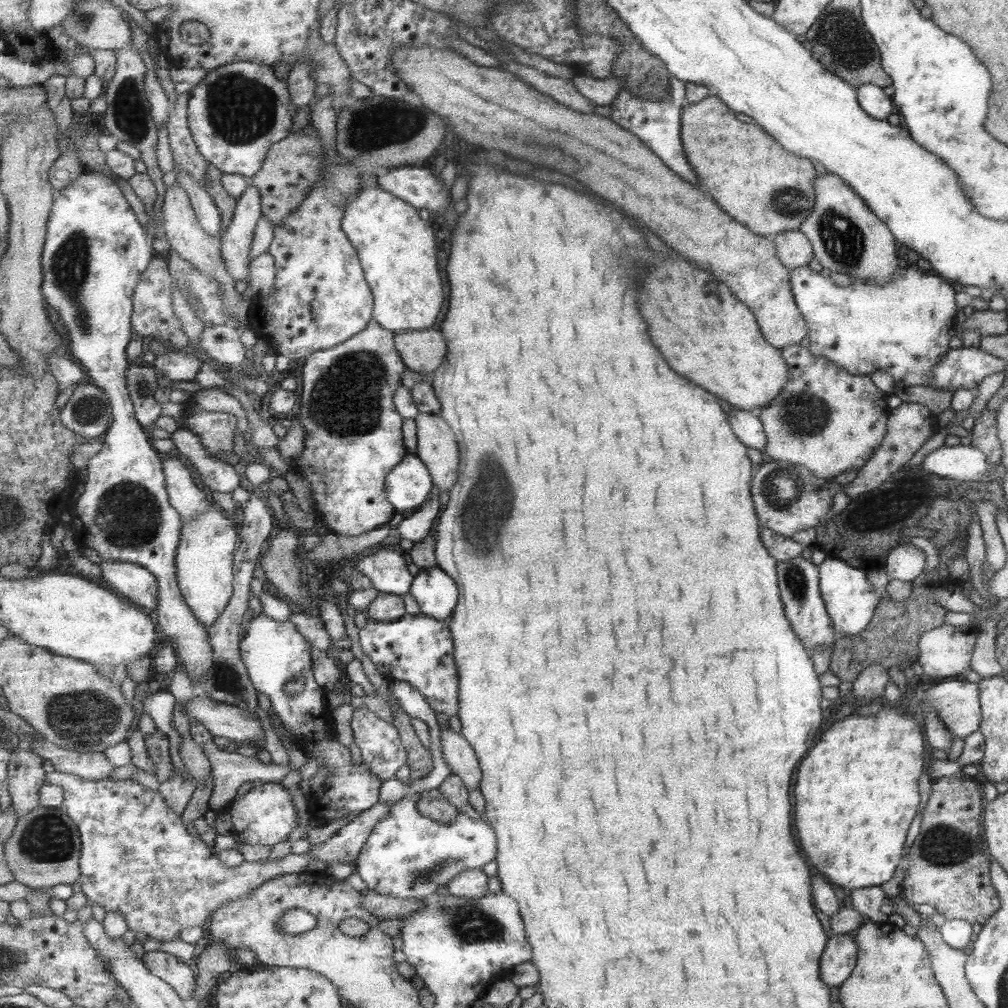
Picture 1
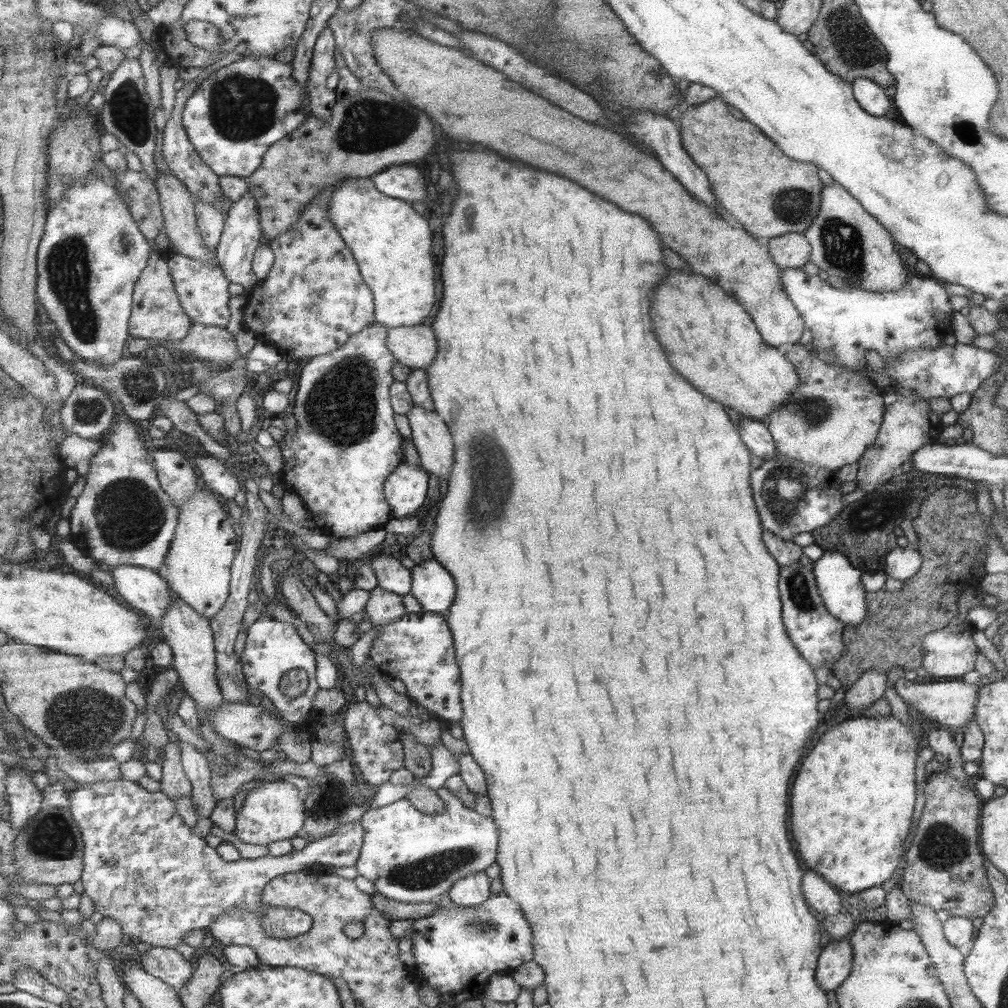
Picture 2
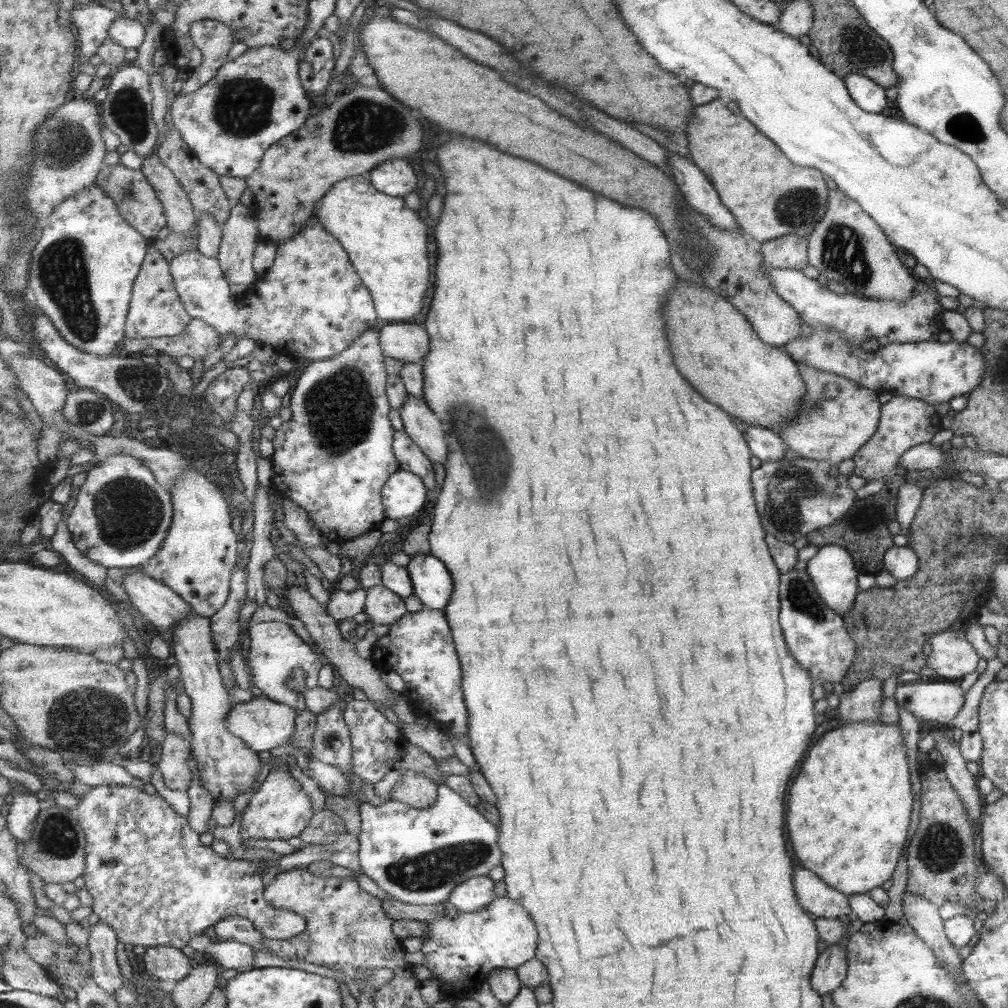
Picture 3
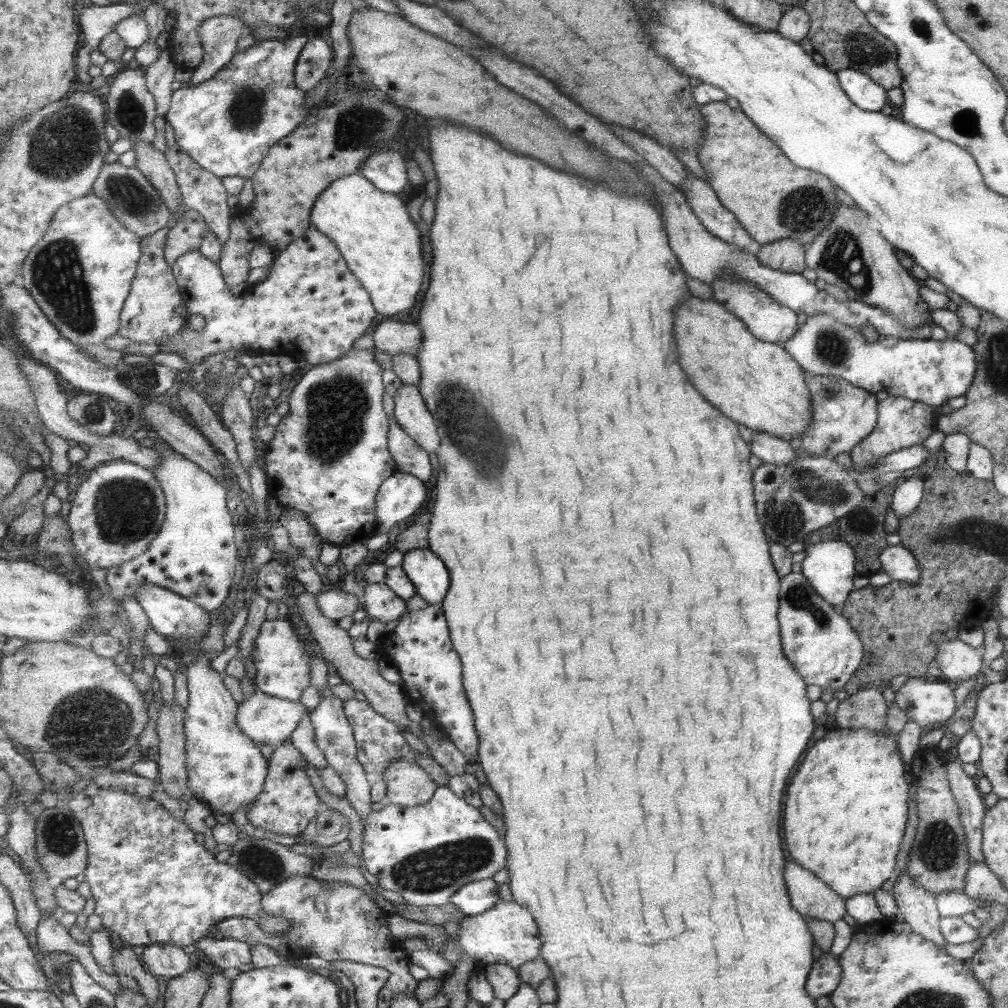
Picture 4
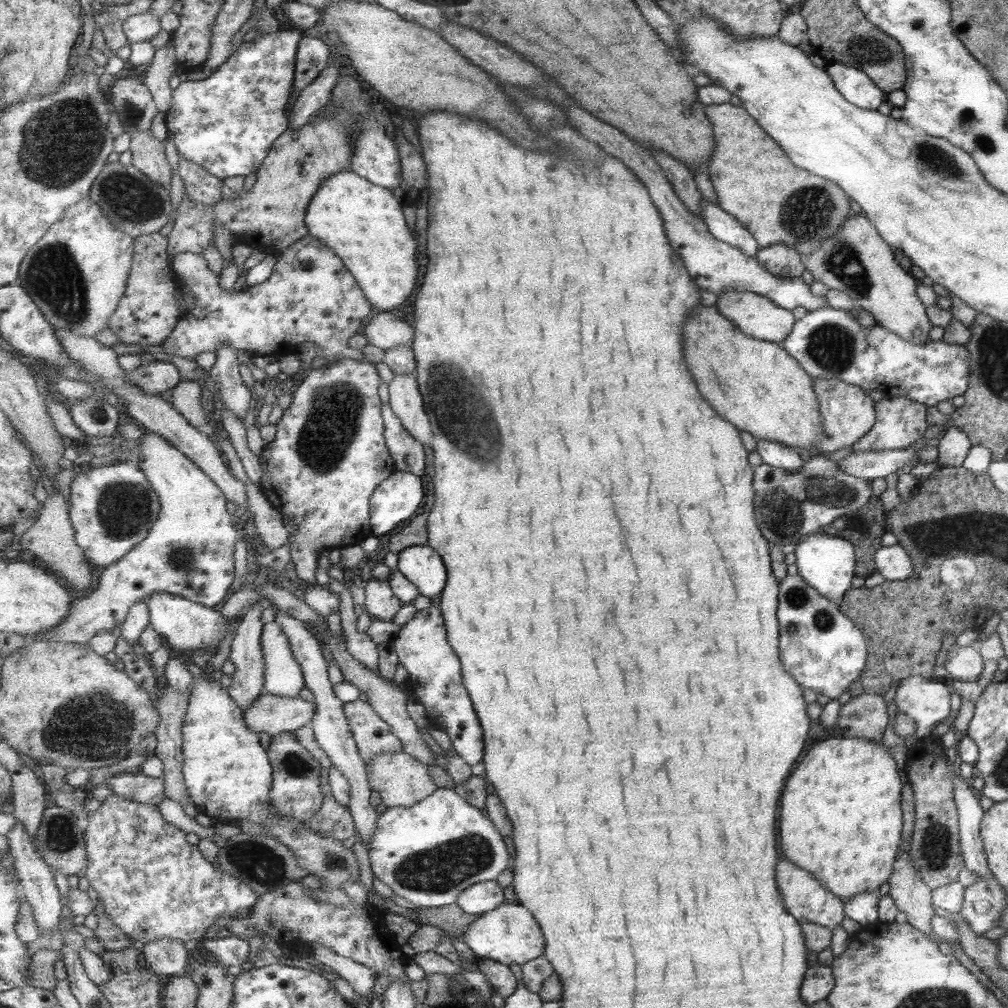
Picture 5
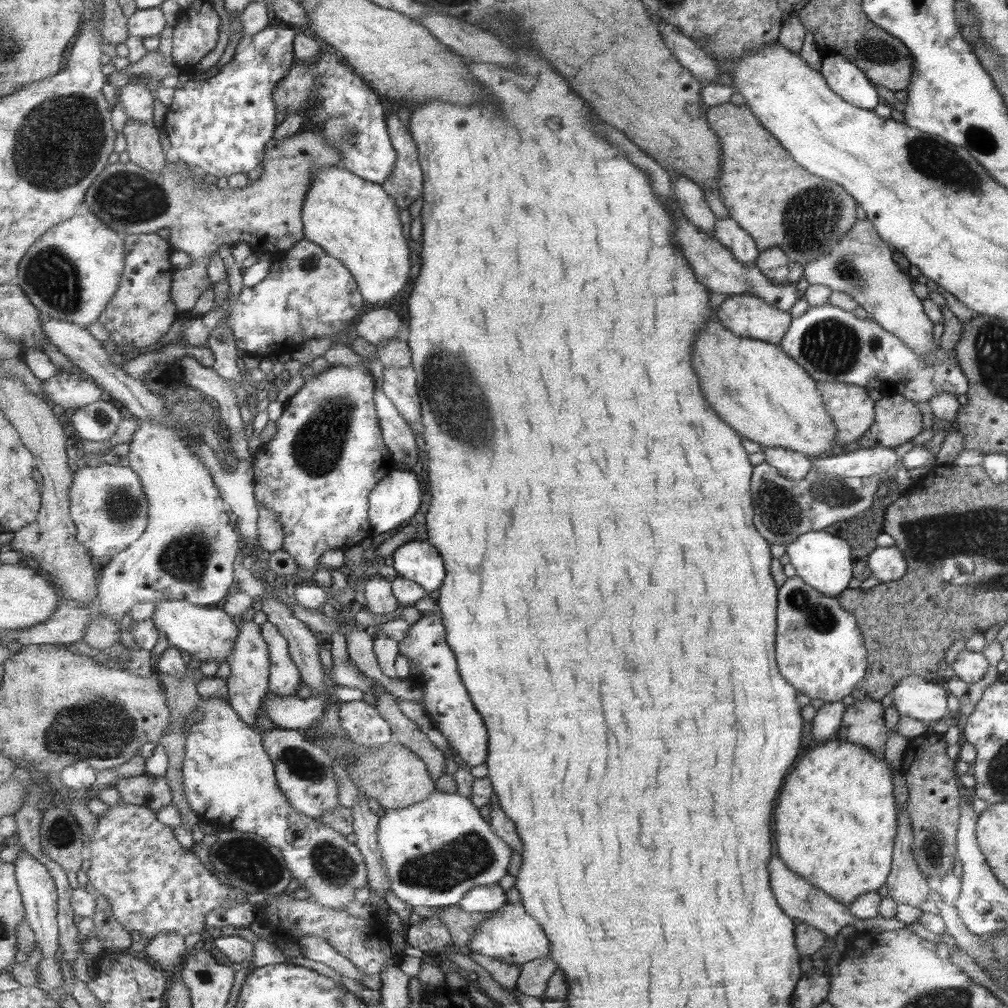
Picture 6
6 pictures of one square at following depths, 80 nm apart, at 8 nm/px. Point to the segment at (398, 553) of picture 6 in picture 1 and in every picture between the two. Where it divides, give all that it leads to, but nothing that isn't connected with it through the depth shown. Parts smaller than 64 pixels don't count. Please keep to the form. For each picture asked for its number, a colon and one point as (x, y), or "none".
1: (437, 593)
2: (434, 587)
3: (433, 583)
4: (431, 576)
5: (422, 564)

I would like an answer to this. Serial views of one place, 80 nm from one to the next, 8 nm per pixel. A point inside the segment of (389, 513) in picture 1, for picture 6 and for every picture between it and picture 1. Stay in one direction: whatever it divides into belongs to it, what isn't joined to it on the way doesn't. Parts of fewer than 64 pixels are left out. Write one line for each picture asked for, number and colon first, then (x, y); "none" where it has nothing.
2: (346, 444)
3: (333, 458)
4: (330, 455)
5: (329, 455)
6: (328, 454)

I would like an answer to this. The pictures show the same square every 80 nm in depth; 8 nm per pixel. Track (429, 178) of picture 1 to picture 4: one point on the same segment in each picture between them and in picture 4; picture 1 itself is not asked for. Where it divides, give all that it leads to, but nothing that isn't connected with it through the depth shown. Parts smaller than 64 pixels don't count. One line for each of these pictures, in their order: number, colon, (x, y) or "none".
2: (405, 181)
3: (396, 177)
4: (386, 168)

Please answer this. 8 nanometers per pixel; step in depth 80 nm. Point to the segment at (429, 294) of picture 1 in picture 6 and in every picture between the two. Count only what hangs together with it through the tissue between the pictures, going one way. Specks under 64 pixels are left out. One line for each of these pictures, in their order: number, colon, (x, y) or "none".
2: (392, 243)
3: (387, 243)
4: (373, 230)
5: (363, 222)
6: (355, 220)

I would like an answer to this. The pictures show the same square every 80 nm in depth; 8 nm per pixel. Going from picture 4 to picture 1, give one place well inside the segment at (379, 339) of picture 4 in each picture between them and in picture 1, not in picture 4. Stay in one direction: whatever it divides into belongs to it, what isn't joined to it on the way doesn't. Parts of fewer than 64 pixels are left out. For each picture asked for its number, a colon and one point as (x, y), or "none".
1: (424, 350)
2: (415, 346)
3: (409, 342)

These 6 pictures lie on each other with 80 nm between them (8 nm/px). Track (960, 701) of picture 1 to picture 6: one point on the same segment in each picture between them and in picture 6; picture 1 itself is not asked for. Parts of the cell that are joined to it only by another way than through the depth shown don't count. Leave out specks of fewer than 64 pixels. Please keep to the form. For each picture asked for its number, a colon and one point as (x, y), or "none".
2: (950, 704)
3: (937, 703)
4: (927, 702)
5: (925, 701)
6: (914, 697)

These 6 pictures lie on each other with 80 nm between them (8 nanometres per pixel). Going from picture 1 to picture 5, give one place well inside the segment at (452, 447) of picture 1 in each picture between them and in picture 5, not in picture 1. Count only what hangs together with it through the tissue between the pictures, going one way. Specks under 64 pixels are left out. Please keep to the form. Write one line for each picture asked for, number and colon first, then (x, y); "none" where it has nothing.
2: (431, 434)
3: (424, 427)
4: (411, 411)
5: (407, 400)

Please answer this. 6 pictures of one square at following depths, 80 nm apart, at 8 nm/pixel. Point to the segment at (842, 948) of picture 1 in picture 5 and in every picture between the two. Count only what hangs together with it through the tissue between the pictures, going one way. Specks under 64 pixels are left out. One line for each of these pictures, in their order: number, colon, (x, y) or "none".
2: (835, 962)
3: (831, 966)
4: (824, 976)
5: (818, 981)

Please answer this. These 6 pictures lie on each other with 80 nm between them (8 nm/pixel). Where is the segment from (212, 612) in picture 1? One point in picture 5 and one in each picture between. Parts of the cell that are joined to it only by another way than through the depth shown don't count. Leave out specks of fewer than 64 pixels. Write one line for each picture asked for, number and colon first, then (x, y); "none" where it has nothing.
2: (198, 567)
3: (197, 559)
4: (194, 554)
5: (190, 551)

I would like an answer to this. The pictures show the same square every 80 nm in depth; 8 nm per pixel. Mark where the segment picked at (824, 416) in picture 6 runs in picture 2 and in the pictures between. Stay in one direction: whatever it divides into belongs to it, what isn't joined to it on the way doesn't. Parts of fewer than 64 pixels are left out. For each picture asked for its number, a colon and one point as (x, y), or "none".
2: (712, 339)
3: (716, 348)
4: (758, 384)
5: (763, 390)

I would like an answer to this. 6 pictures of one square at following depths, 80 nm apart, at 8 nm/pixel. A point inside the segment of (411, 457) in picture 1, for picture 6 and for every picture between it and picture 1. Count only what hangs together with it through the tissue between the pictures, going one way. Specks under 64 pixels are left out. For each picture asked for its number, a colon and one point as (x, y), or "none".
2: (407, 488)
3: (405, 493)
4: (401, 495)
5: (398, 498)
6: (396, 499)

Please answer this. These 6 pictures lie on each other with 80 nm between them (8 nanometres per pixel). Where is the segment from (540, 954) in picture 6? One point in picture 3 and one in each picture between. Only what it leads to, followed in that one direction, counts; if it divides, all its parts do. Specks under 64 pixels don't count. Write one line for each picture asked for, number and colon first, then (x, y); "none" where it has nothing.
3: (462, 951)
4: (508, 934)
5: (510, 934)

